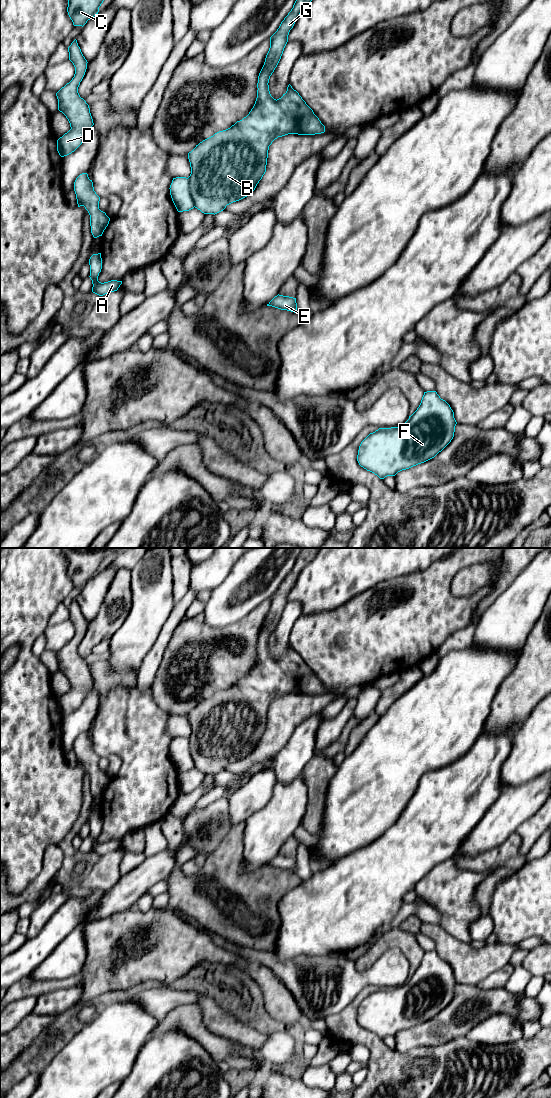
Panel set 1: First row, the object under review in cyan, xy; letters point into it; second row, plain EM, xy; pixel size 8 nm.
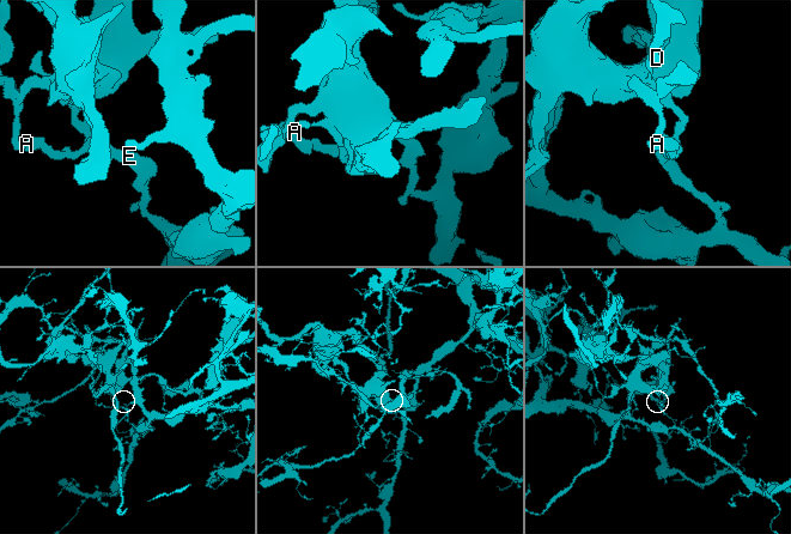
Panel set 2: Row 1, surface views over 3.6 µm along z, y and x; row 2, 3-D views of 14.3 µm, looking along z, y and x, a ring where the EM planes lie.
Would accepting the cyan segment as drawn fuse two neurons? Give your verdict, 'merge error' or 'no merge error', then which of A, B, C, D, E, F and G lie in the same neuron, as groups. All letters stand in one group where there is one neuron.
merge error; groups A E F / B C D G

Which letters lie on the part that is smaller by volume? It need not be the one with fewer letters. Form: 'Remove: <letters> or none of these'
Remove: B, C, D, G

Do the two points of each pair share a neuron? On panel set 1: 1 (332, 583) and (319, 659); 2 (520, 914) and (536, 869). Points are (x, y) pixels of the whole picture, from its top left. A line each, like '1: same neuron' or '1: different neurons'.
1: different neurons
2: same neuron

